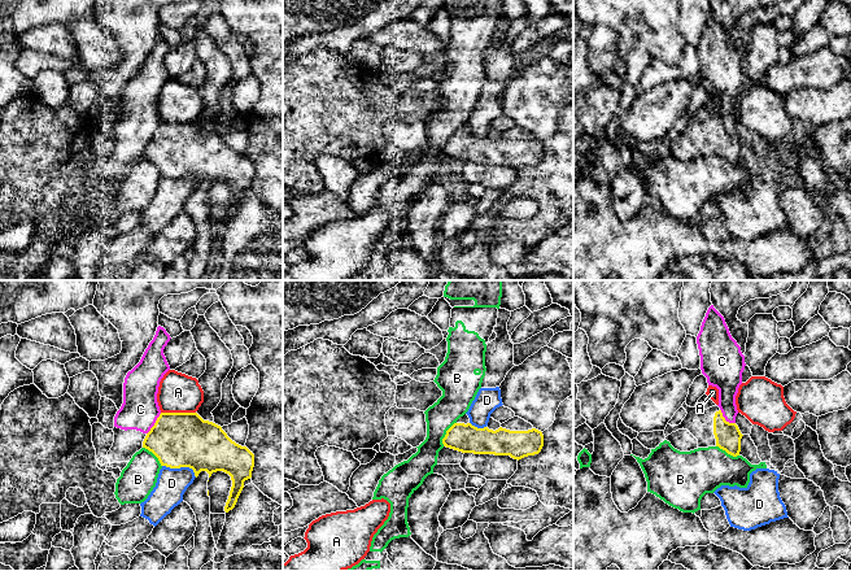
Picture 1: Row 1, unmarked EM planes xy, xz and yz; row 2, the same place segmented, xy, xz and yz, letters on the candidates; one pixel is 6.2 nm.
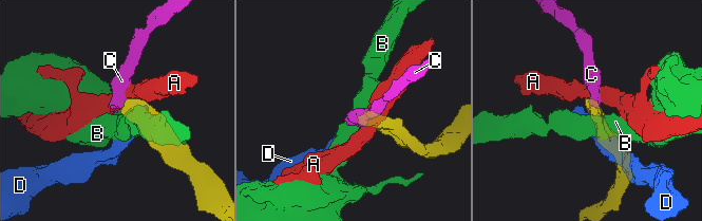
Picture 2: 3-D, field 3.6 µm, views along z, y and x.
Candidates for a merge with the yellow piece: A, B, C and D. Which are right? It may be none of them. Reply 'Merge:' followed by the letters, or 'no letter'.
Merge: no letter

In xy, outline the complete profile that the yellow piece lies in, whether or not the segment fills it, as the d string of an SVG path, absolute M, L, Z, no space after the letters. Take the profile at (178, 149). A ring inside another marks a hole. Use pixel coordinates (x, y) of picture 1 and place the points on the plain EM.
M161 122L147 143L143 157L152 161L161 175L170 178L189 176L196 187L201 180L206 180L209 187L217 180L228 183L232 196L224 215L226 222L235 217L244 191L252 187L254 176L254 164L246 156L232 151L221 135L204 130L197 122Z

